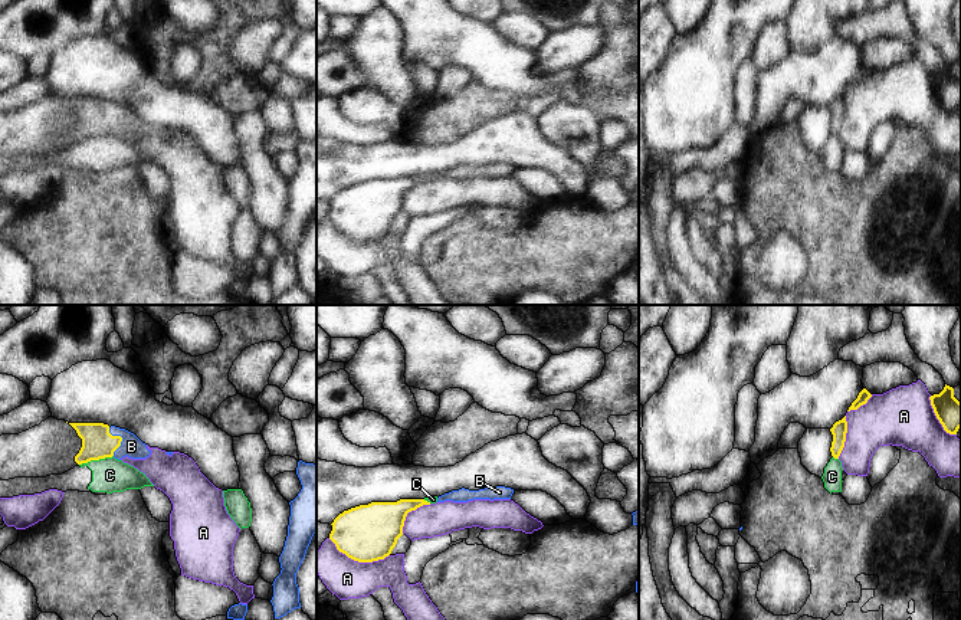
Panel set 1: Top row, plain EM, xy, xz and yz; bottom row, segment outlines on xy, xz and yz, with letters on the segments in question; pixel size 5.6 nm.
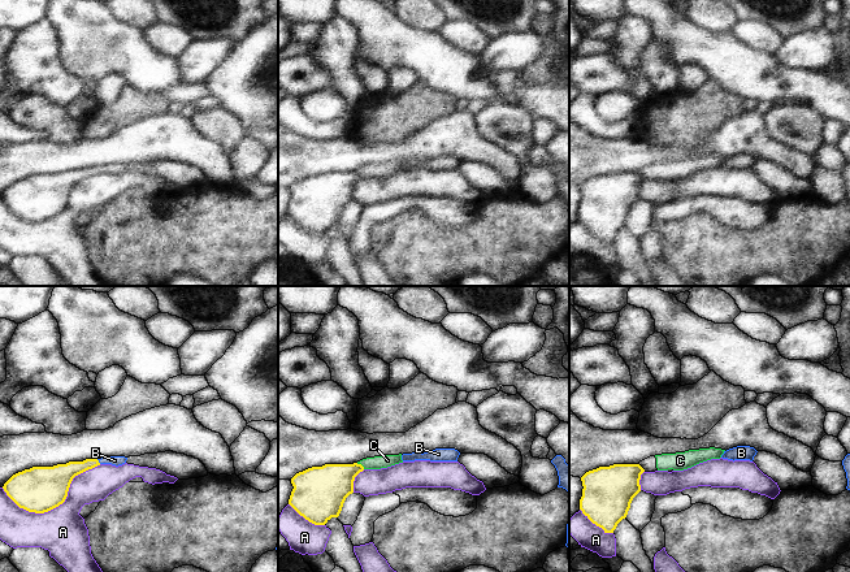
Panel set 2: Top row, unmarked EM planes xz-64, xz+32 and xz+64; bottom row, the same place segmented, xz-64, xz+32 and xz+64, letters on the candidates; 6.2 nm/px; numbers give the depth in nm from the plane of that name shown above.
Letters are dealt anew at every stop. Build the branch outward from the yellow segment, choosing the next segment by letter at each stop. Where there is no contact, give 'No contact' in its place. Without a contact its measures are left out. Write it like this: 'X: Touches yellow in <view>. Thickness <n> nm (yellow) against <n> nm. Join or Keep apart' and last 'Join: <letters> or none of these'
A: Touches yellow in xz. Thickness 320 nm (yellow) against 220 nm. Keep apart
B: Touches yellow in xy. Thickness 180 nm (yellow) against 120 nm. Join
C: Touches yellow in xy. Thickness 180 nm (yellow) against 190 nm. Keep apart
Join: B.

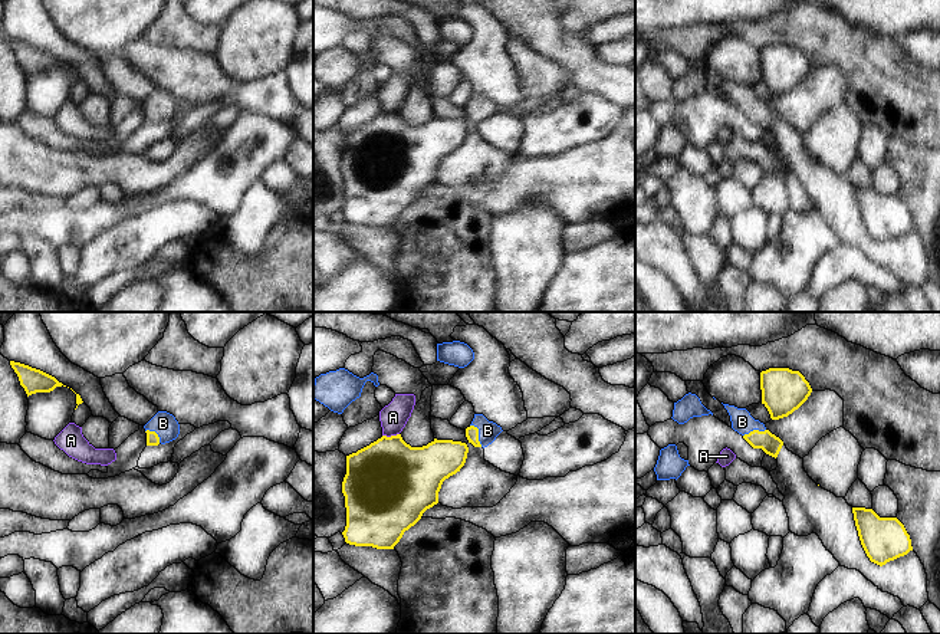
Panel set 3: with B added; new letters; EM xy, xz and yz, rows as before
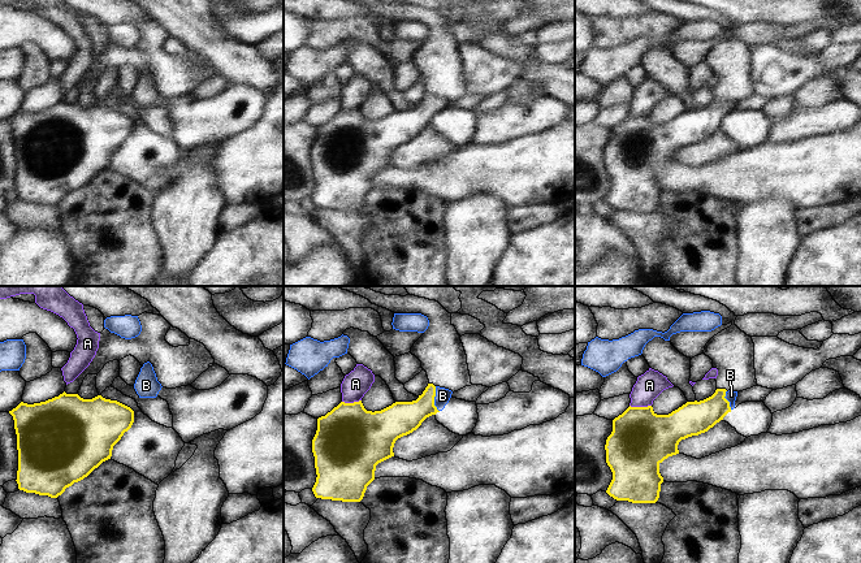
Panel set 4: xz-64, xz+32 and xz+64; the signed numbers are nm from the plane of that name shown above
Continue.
A: Touches yellow in xz. Thickness 460 nm (yellow) against 150 nm. Keep apart
B: Touches yellow in xz. Thickness 80 nm (yellow) against 110 nm. Join
Join: B.

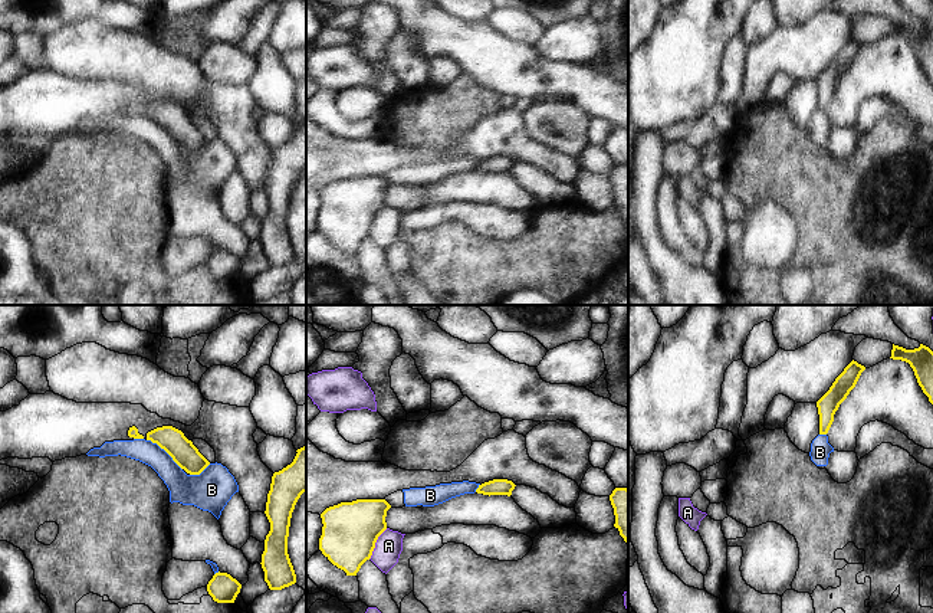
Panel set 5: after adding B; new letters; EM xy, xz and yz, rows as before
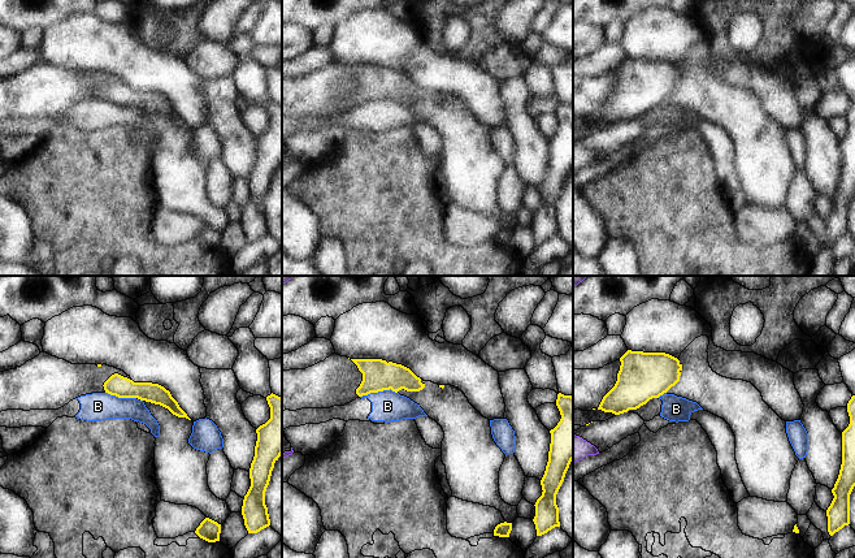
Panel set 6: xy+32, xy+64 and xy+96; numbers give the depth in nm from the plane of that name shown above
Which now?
A: Touches yellow in xz. Thickness 320 nm (yellow) against 150 nm. Keep apart
B: Touches yellow in xy. Thickness 150 nm (yellow) against 170 nm. Keep apart
Join: none of these.

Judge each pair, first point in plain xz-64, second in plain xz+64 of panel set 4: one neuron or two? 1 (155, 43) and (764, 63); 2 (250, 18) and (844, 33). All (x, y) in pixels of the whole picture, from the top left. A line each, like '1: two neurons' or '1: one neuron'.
1: two neurons
2: one neuron

